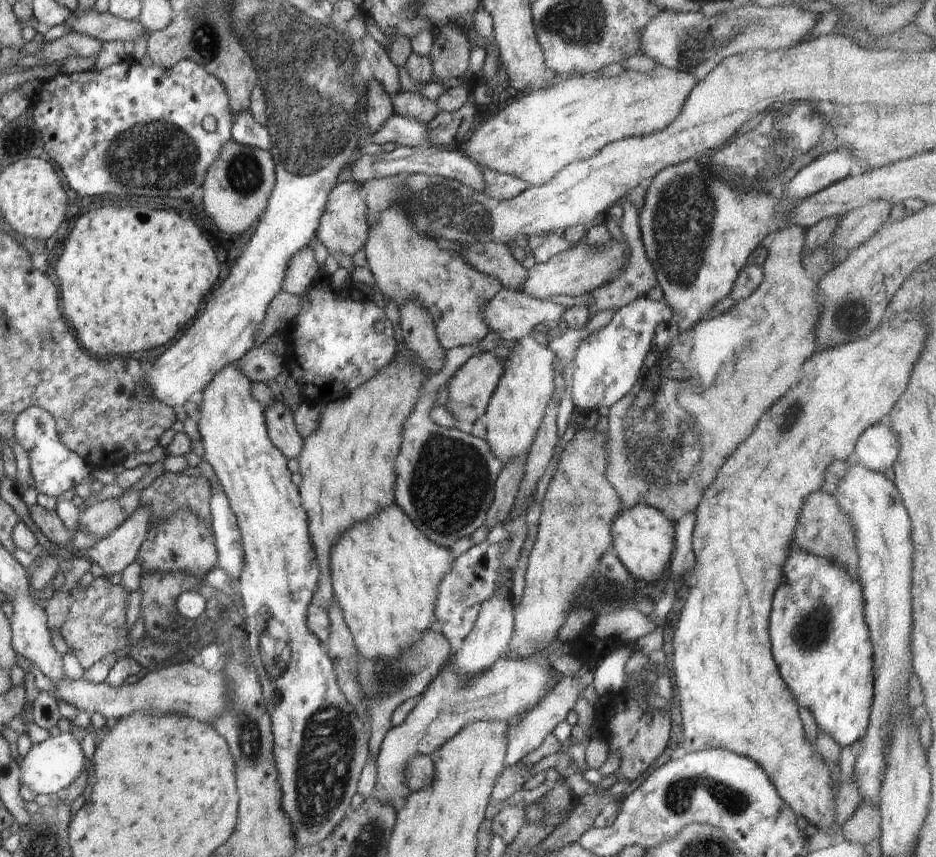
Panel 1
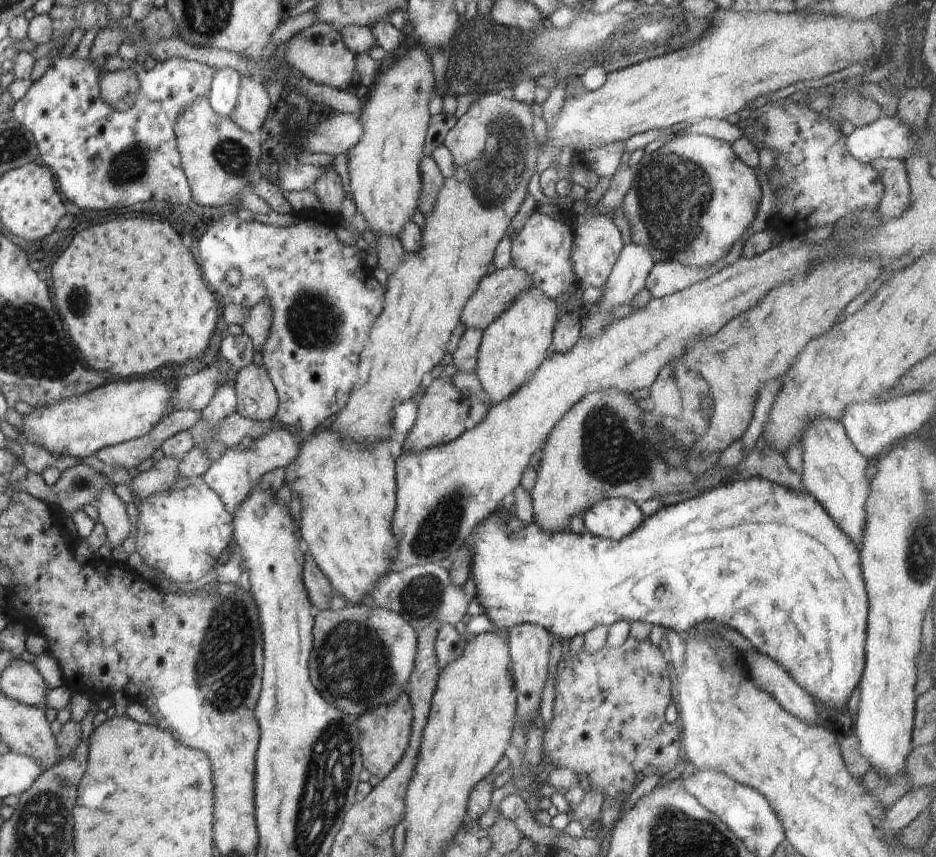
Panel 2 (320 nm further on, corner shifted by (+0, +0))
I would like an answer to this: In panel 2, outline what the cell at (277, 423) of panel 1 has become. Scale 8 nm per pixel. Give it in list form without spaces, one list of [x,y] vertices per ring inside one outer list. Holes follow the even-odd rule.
[[[254,363],[244,366],[233,384],[238,400],[237,412],[257,422],[273,420],[280,400],[263,366]]]

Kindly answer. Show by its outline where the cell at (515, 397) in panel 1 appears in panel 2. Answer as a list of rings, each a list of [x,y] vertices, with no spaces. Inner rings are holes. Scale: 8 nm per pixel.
[[[532,286],[528,290],[522,290],[522,294],[502,312],[502,316],[498,316],[498,319],[483,331],[475,373],[482,383],[482,391],[487,395],[490,405],[508,400],[542,366],[551,351],[558,308],[557,300],[546,298],[538,288]]]

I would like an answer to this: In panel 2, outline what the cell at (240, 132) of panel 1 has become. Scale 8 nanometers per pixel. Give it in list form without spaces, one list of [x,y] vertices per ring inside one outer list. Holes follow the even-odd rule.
[[[234,68],[218,69],[213,75],[210,94],[206,98],[218,116],[232,118],[240,94],[240,84],[240,74]]]

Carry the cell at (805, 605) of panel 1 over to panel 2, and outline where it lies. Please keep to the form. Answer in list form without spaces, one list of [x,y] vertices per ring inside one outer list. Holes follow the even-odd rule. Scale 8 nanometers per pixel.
[[[751,477],[740,481],[728,481],[720,486],[702,490],[687,497],[677,498],[664,508],[660,508],[650,518],[642,520],[642,524],[622,540],[606,540],[593,536],[589,531],[582,534],[568,532],[544,532],[536,522],[524,524],[515,514],[502,516],[496,510],[496,516],[488,516],[474,528],[474,532],[466,540],[470,548],[470,576],[476,586],[476,597],[480,600],[484,615],[498,628],[511,630],[520,624],[534,624],[544,628],[551,636],[562,644],[575,636],[586,634],[594,626],[611,627],[614,623],[641,621],[661,626],[676,633],[688,631],[703,622],[715,622],[718,625],[739,631],[746,640],[764,656],[776,660],[784,671],[813,698],[817,698],[825,706],[844,708],[848,704],[853,691],[859,686],[866,664],[866,624],[868,624],[868,592],[862,576],[862,564],[858,546],[845,532],[834,523],[826,510],[808,492],[792,492],[778,484],[770,483],[762,477]]]

